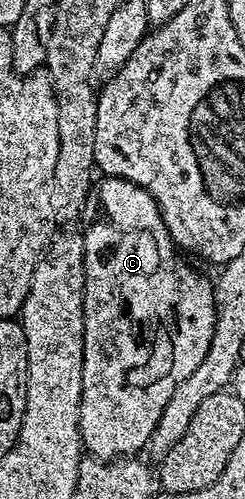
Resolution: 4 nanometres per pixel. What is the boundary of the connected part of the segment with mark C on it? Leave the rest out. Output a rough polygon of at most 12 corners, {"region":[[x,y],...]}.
{"region":[[96,184],[79,429],[146,450],[215,333],[150,191]]}

